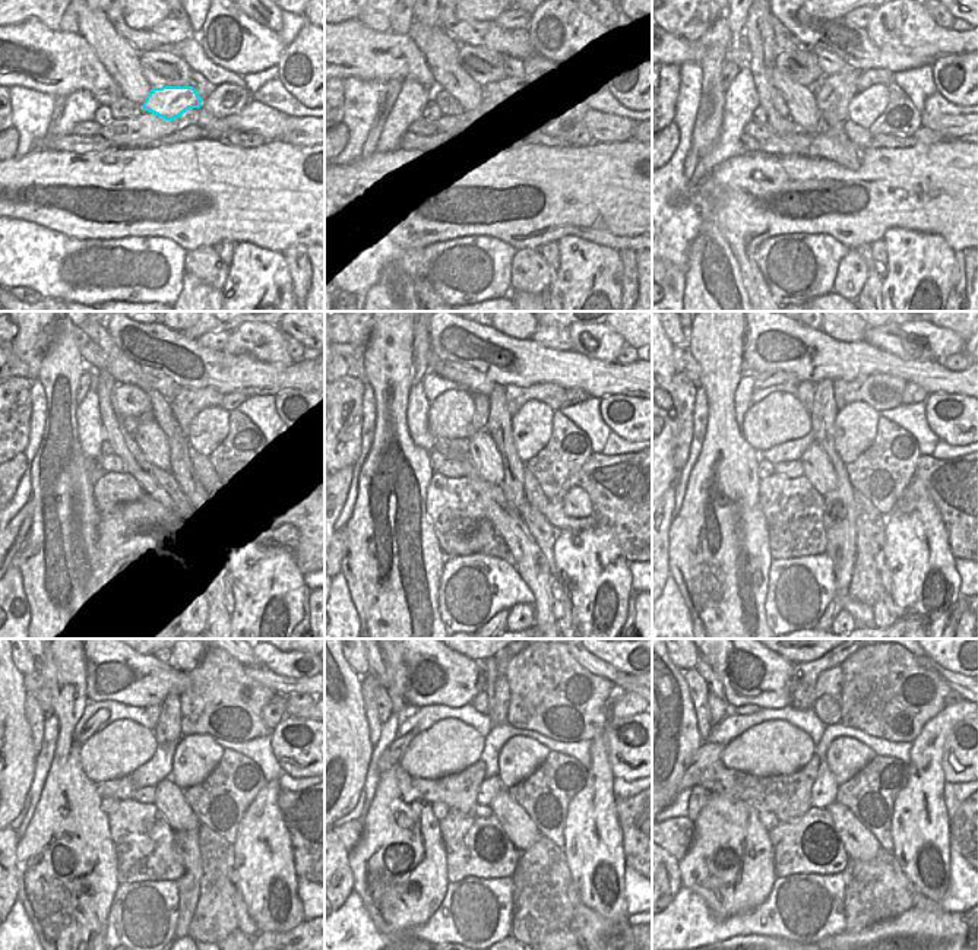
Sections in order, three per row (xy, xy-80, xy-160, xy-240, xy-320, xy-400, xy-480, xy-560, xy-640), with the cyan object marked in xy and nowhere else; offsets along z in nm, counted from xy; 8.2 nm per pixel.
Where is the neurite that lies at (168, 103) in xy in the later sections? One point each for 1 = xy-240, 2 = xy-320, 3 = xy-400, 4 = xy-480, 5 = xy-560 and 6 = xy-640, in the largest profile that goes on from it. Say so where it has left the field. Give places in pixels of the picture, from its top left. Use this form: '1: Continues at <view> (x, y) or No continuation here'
1: Continues at xy-240 (230, 402)
2: Continues at xy-320 (573, 396)
3: Continues at xy-400 (912, 393)
4: Continues at xy-480 (274, 712)
5: Continues at xy-560 (610, 703)
6: Continues at xy-640 (949, 700)

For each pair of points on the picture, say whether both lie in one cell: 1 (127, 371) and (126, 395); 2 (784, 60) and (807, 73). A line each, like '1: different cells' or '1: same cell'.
1: different cells
2: same cell

